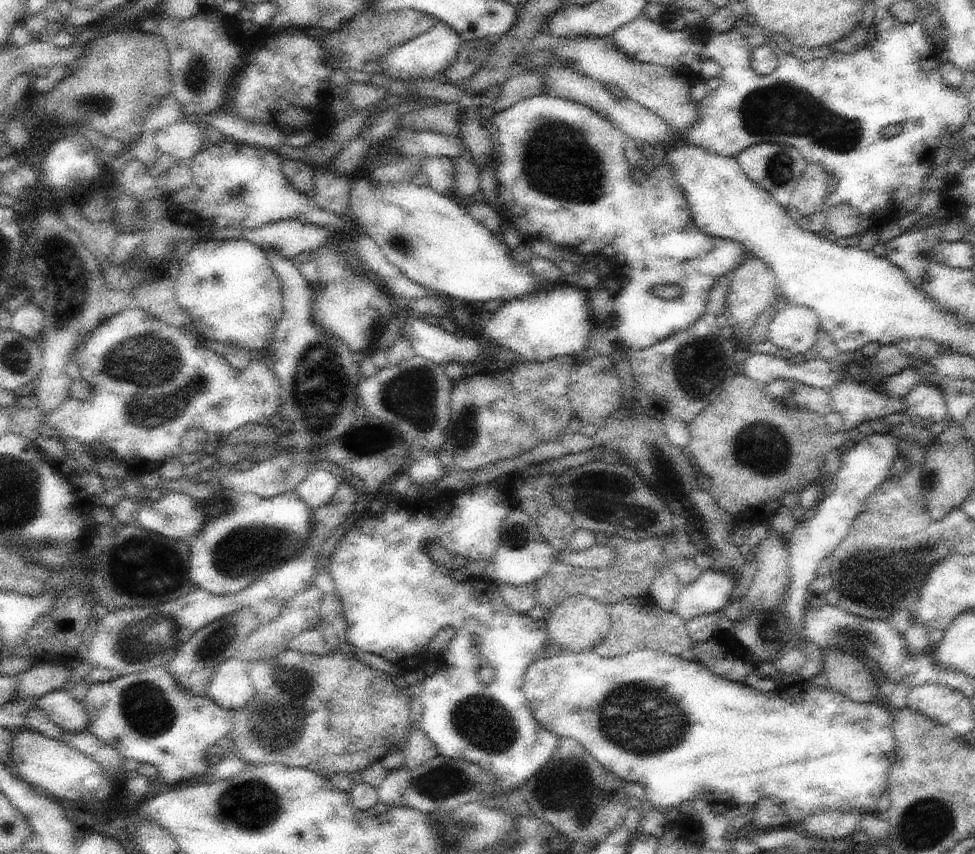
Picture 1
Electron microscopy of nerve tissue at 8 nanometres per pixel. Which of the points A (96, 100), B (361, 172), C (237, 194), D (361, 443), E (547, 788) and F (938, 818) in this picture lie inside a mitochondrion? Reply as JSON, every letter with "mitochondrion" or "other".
{"A":"mitochondrion","B":"other","C":"mitochondrion","D":"mitochondrion","E":"other","F":"mitochondrion"}

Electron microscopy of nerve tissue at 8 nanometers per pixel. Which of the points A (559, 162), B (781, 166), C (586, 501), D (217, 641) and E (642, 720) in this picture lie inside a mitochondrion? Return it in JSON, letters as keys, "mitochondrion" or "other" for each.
{"A":"mitochondrion","B":"mitochondrion","C":"mitochondrion","D":"mitochondrion","E":"mitochondrion"}

